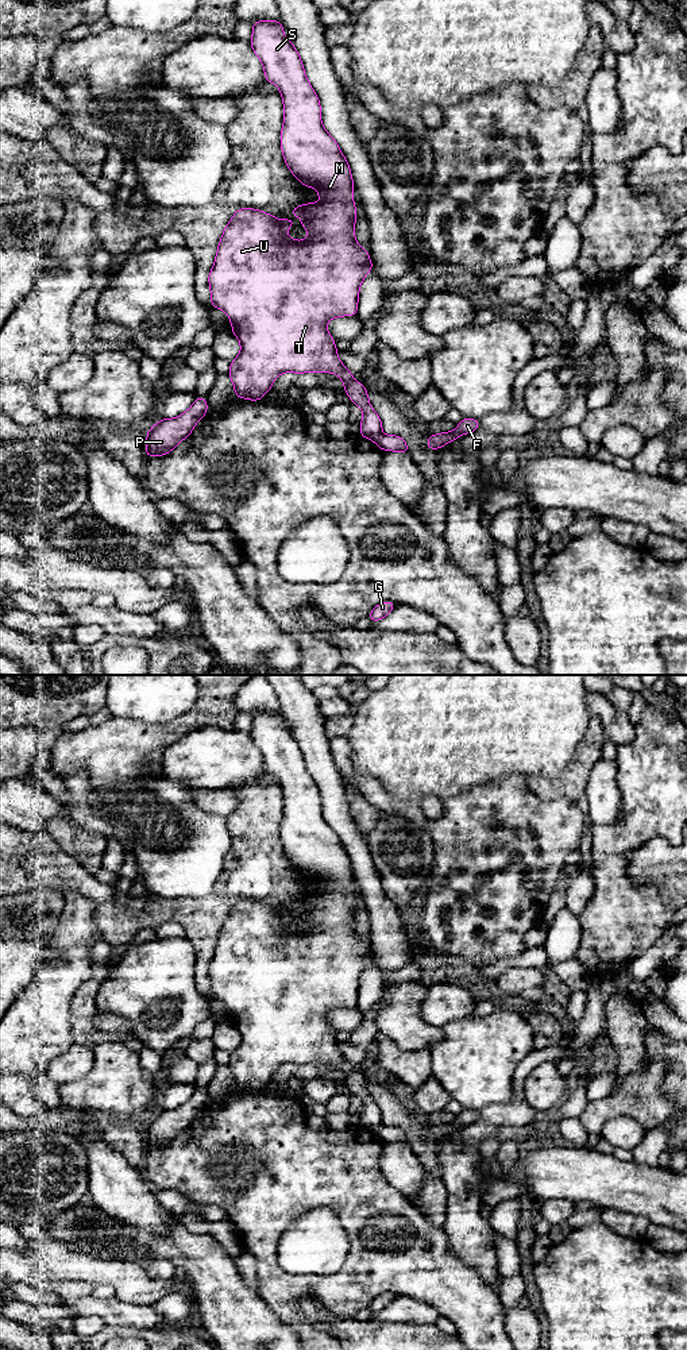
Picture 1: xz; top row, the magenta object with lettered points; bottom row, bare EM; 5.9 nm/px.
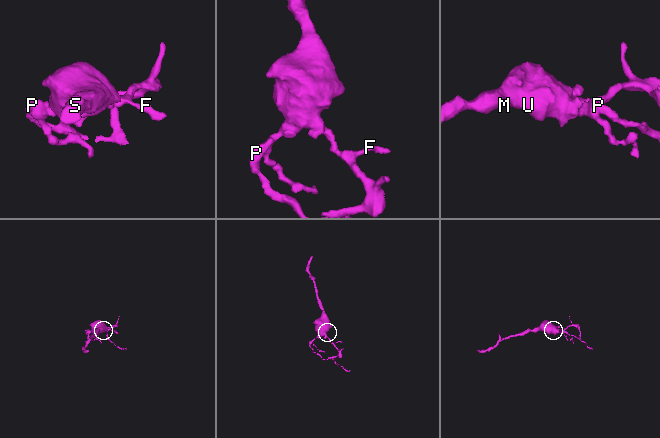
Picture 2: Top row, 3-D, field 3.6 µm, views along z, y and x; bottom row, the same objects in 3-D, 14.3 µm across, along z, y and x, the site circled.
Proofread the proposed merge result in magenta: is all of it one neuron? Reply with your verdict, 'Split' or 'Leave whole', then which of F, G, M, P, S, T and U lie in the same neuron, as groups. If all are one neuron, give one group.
Split. Groups: F G P / M S T U

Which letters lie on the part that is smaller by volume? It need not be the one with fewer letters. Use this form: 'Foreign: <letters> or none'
Foreign: F, G, P

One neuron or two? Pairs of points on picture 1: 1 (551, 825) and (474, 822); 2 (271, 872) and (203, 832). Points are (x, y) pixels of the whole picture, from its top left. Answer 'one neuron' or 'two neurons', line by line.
1: one neuron
2: two neurons

